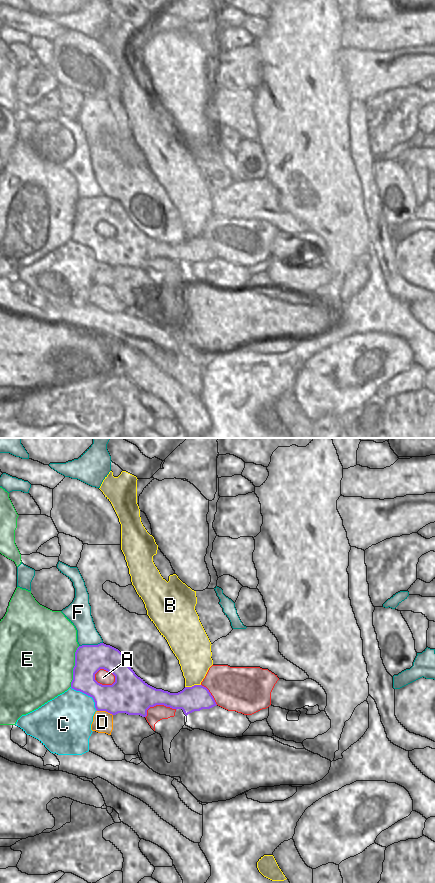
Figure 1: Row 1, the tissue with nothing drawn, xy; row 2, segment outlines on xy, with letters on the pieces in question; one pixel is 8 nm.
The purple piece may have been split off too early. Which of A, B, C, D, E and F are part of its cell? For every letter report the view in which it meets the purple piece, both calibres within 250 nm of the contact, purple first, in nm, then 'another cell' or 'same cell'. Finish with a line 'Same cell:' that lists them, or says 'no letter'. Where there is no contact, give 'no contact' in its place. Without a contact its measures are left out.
A: contact in xy; calibres 320 and 120 nm; same cell
B: contact in xy; calibres 200 and 260 nm; another cell
C: contact in xy; calibres 240 and 400 nm; another cell
D: contact in xy; calibres 320 and 160 nm; another cell
E: contact in xy; calibres 240 and 500 nm; another cell
F: contact in xy; calibres 240 and 170 nm; another cell
Same cell: A

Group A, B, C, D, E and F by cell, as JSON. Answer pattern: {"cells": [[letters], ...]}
{"cells": [["A"], ["B"], ["C", "E"], ["D"], ["F"]]}

